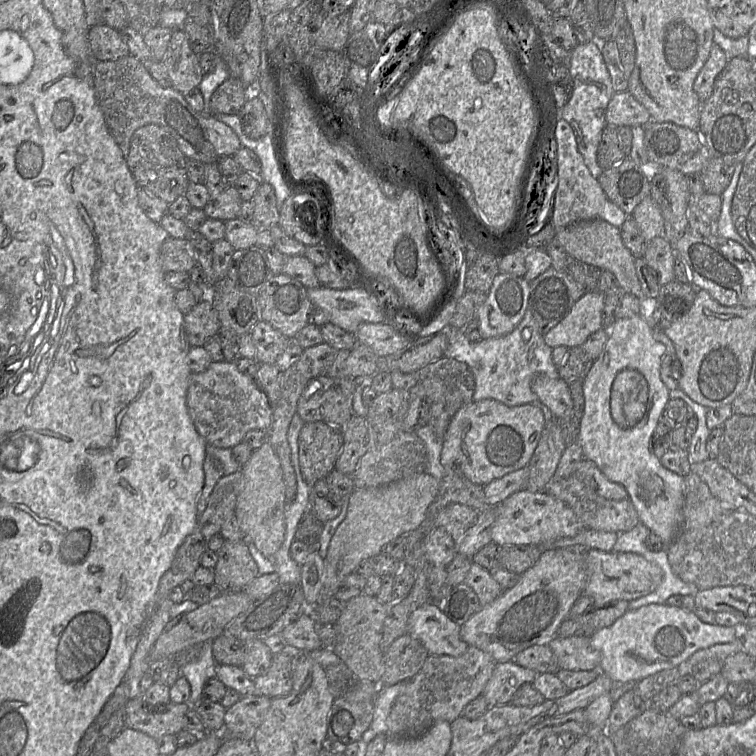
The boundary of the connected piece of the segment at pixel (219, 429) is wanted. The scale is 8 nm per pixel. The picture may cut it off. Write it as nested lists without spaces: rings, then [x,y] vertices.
[[[212,361],[201,373],[192,373],[187,390],[187,408],[197,432],[206,443],[233,448],[250,430],[266,431],[272,422],[272,406],[253,377],[241,373],[236,363]]]

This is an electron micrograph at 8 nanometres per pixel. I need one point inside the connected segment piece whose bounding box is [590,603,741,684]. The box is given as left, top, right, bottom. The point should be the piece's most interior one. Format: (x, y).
(642, 642)

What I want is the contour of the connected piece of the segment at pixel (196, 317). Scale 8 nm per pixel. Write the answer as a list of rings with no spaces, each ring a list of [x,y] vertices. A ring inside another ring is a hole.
[[[211,300],[199,301],[190,312],[186,313],[184,326],[190,347],[202,347],[210,338],[216,337],[221,322]]]

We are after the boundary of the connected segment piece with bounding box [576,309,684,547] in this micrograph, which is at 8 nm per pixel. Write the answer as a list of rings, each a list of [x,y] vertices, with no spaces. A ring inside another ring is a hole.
[[[647,309],[642,314],[616,319],[600,355],[583,379],[585,410],[576,442],[582,447],[584,459],[594,462],[612,482],[621,484],[639,517],[651,532],[657,534],[668,547],[682,526],[684,505],[684,477],[665,468],[649,449],[651,436],[670,400],[669,391],[660,376],[661,361],[666,347],[654,337],[654,329],[647,320]]]

